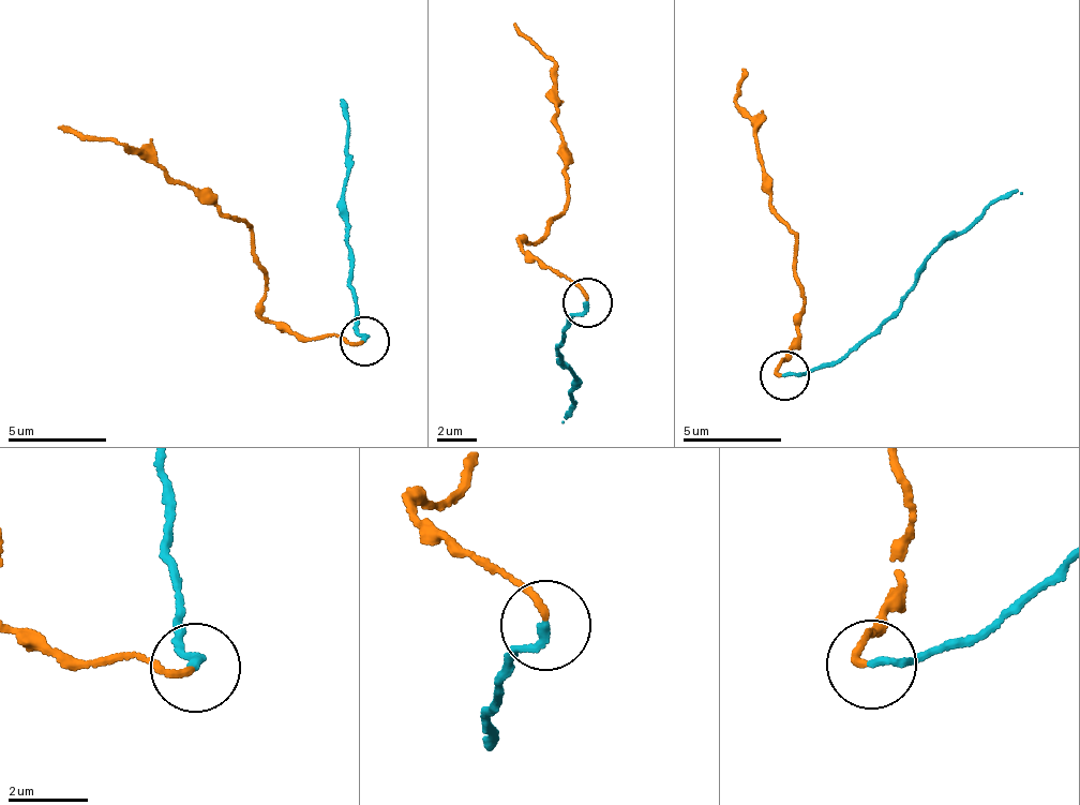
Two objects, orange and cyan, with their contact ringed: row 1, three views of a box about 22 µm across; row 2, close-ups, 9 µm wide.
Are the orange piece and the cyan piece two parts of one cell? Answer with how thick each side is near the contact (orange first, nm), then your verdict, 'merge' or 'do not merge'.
calibres 150 and 180 nm; do not merge

